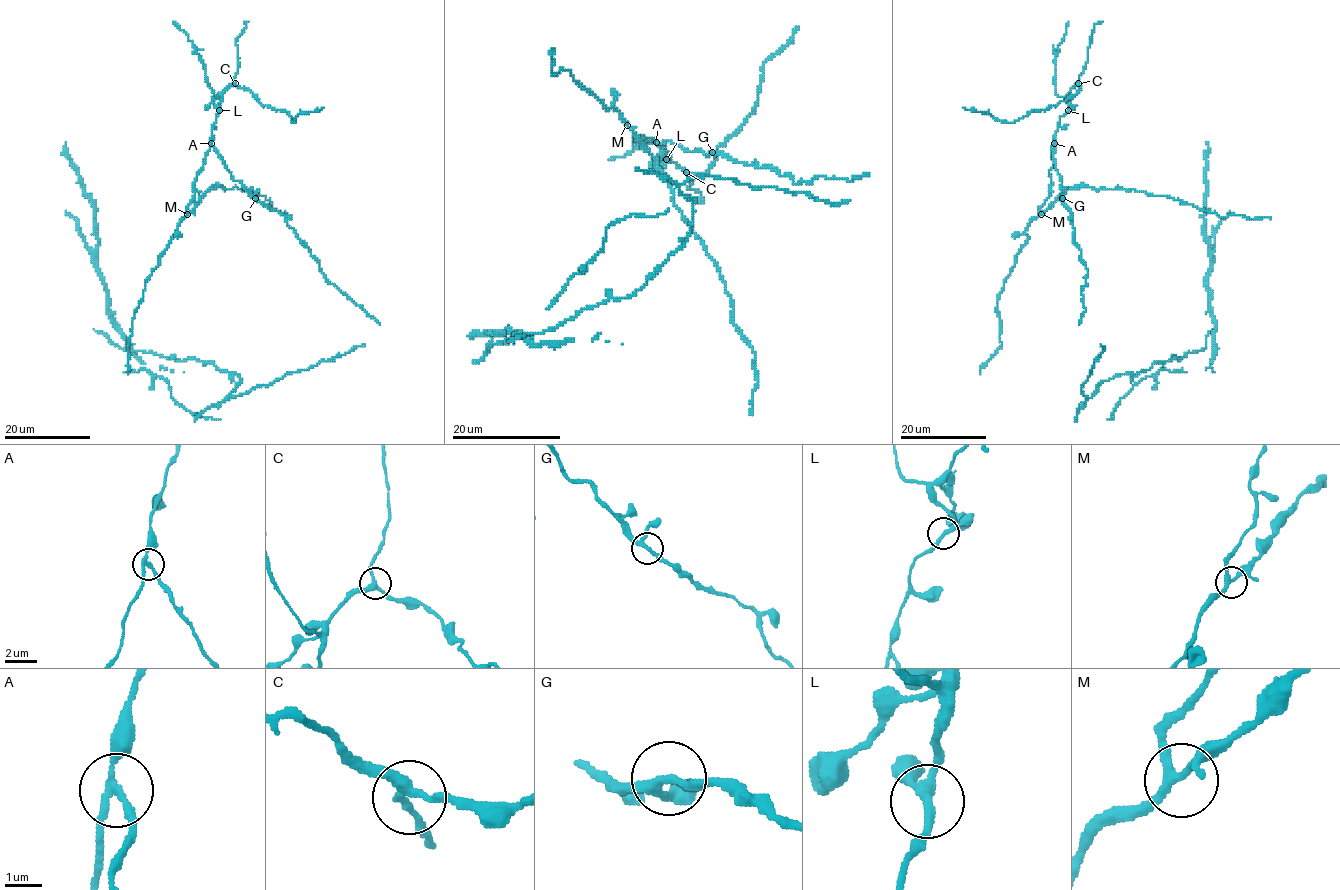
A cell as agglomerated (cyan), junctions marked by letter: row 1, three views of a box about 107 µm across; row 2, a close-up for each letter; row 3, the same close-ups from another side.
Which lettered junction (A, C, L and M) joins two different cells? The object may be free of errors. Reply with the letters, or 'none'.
A

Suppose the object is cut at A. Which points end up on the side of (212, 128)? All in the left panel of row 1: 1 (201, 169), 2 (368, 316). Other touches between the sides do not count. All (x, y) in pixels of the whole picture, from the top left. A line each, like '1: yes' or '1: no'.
1: yes
2: no

